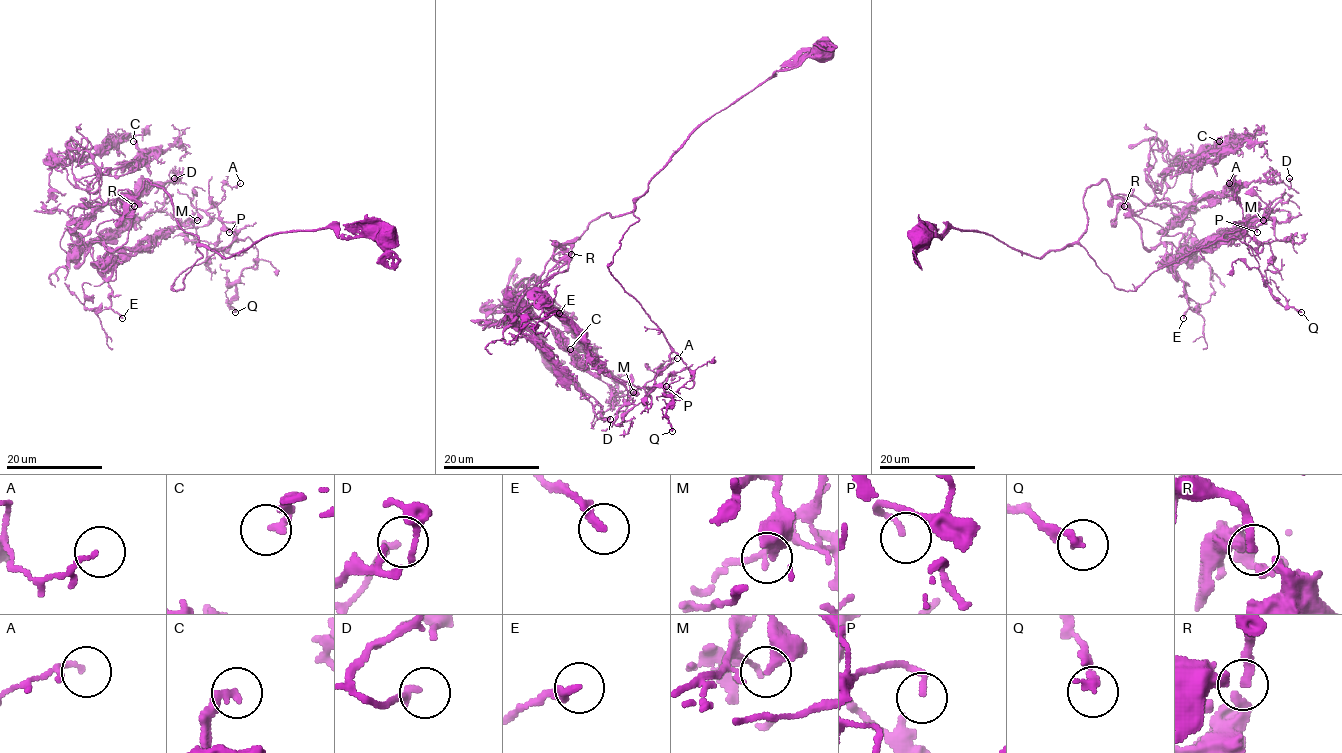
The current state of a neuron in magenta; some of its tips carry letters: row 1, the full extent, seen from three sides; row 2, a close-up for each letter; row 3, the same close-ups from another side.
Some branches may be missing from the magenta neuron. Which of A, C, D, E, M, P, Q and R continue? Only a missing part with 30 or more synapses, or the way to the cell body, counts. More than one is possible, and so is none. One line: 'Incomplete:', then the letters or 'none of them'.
Incomplete: R

